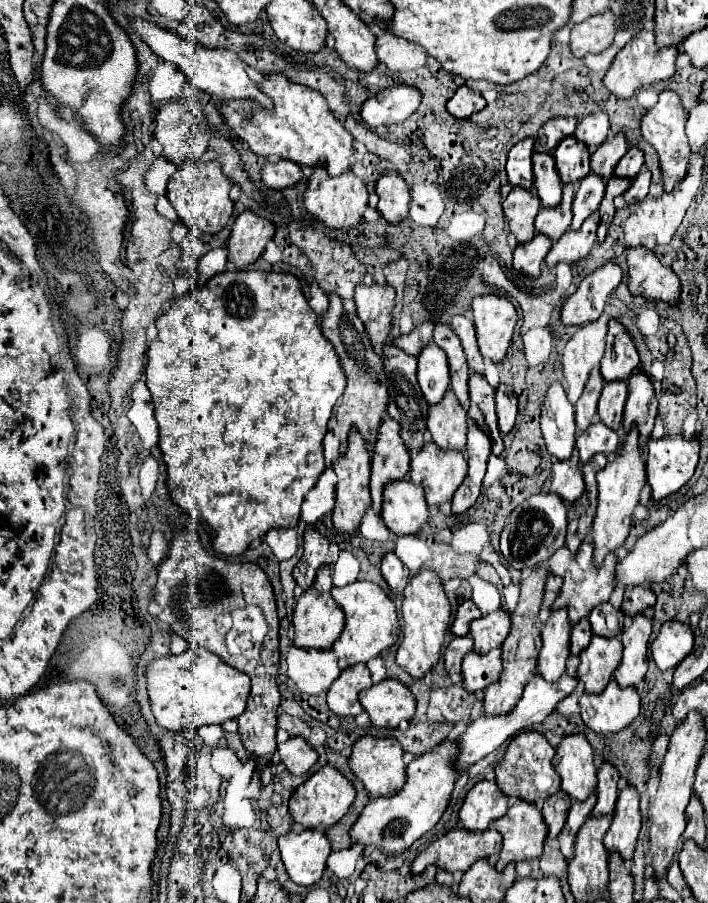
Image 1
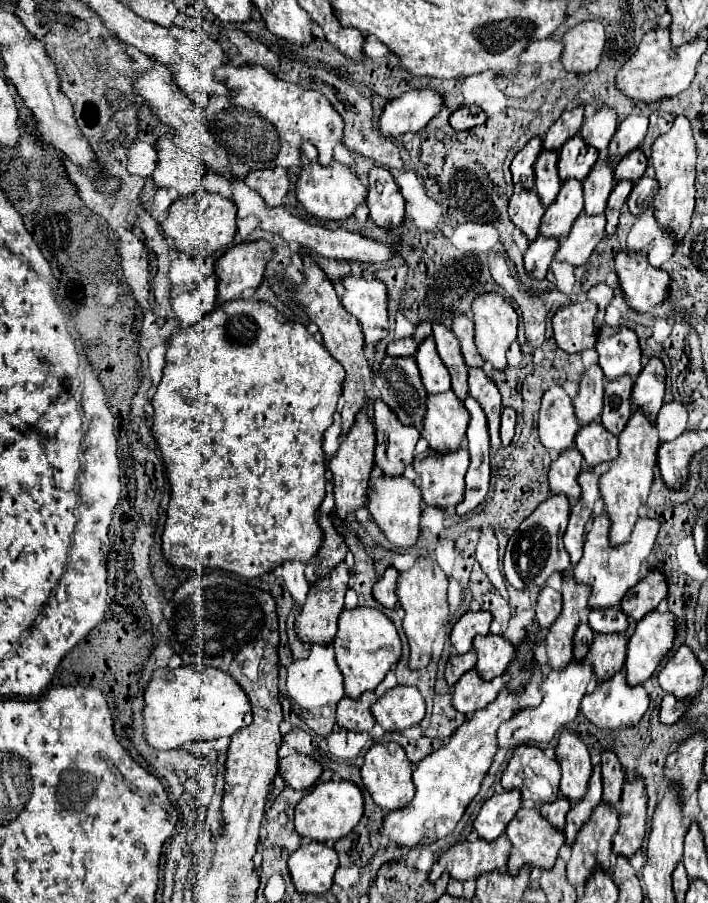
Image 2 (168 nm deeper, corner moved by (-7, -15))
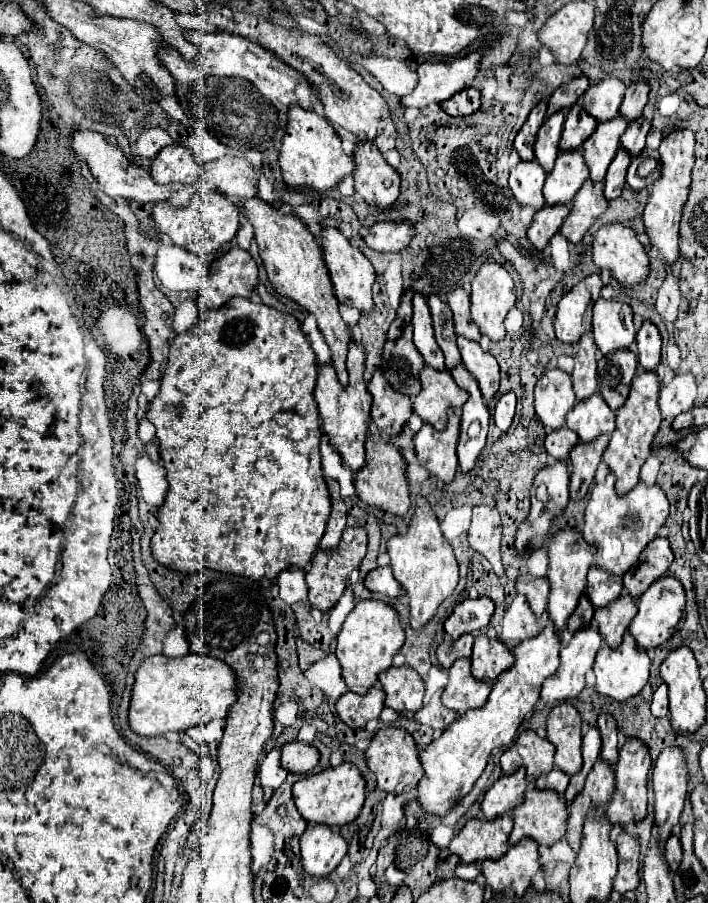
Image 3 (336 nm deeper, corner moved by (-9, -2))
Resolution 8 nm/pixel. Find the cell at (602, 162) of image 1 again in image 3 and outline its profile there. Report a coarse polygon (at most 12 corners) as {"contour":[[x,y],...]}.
{"contour":[[629,86],[619,114],[635,122],[647,104],[649,86]]}

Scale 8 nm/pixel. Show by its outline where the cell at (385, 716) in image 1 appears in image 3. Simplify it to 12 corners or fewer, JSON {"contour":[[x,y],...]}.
{"contour":[[413,668],[379,674],[385,706],[417,712],[425,684]]}

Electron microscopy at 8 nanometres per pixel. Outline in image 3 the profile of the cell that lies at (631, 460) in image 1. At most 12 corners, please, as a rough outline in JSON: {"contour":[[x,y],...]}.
{"contour":[[637,372],[603,462],[625,496],[661,424],[657,374]]}

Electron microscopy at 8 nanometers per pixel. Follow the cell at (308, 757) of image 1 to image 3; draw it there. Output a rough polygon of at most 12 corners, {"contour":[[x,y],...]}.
{"contour":[[303,742],[281,748],[281,766],[293,774],[311,772],[319,750]]}

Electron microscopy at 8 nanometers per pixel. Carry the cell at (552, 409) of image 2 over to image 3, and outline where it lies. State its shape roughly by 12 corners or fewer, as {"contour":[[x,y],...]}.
{"contour":[[547,370],[535,386],[535,412],[559,430],[575,406],[571,376]]}

